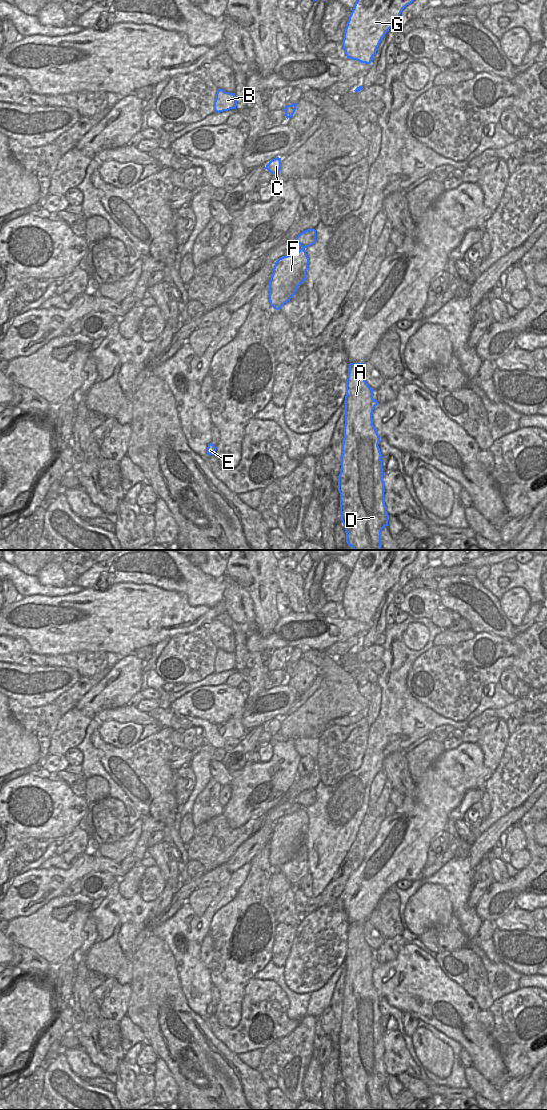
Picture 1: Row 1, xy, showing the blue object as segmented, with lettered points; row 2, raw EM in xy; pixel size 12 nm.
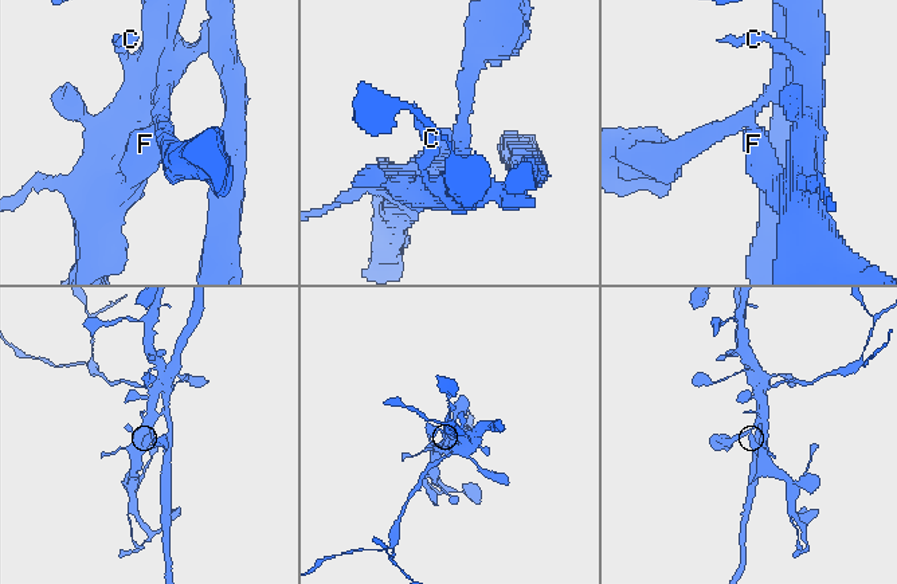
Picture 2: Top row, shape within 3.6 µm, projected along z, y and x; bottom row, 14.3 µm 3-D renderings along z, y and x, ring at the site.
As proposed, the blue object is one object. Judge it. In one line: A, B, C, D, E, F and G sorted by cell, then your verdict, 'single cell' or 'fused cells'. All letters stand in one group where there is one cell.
groups A B C D E F G; single cell

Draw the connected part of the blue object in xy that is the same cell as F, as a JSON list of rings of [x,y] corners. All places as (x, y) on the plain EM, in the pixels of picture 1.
[[[311,788],[296,797],[296,803],[302,808],[279,818],[274,825],[269,840],[270,865],[279,870],[295,854],[298,846],[306,839],[309,818],[305,809],[316,802],[316,790]]]

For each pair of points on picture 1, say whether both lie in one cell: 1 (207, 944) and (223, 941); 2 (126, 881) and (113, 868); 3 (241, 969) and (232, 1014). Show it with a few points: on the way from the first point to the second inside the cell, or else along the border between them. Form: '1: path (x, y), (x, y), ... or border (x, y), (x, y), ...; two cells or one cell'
1: border (209, 935), (212, 940), (212, 961), (207, 966); two cells
2: border (126, 872), (120, 879); two cells
3: path (232, 980), (232, 1003); one cell

